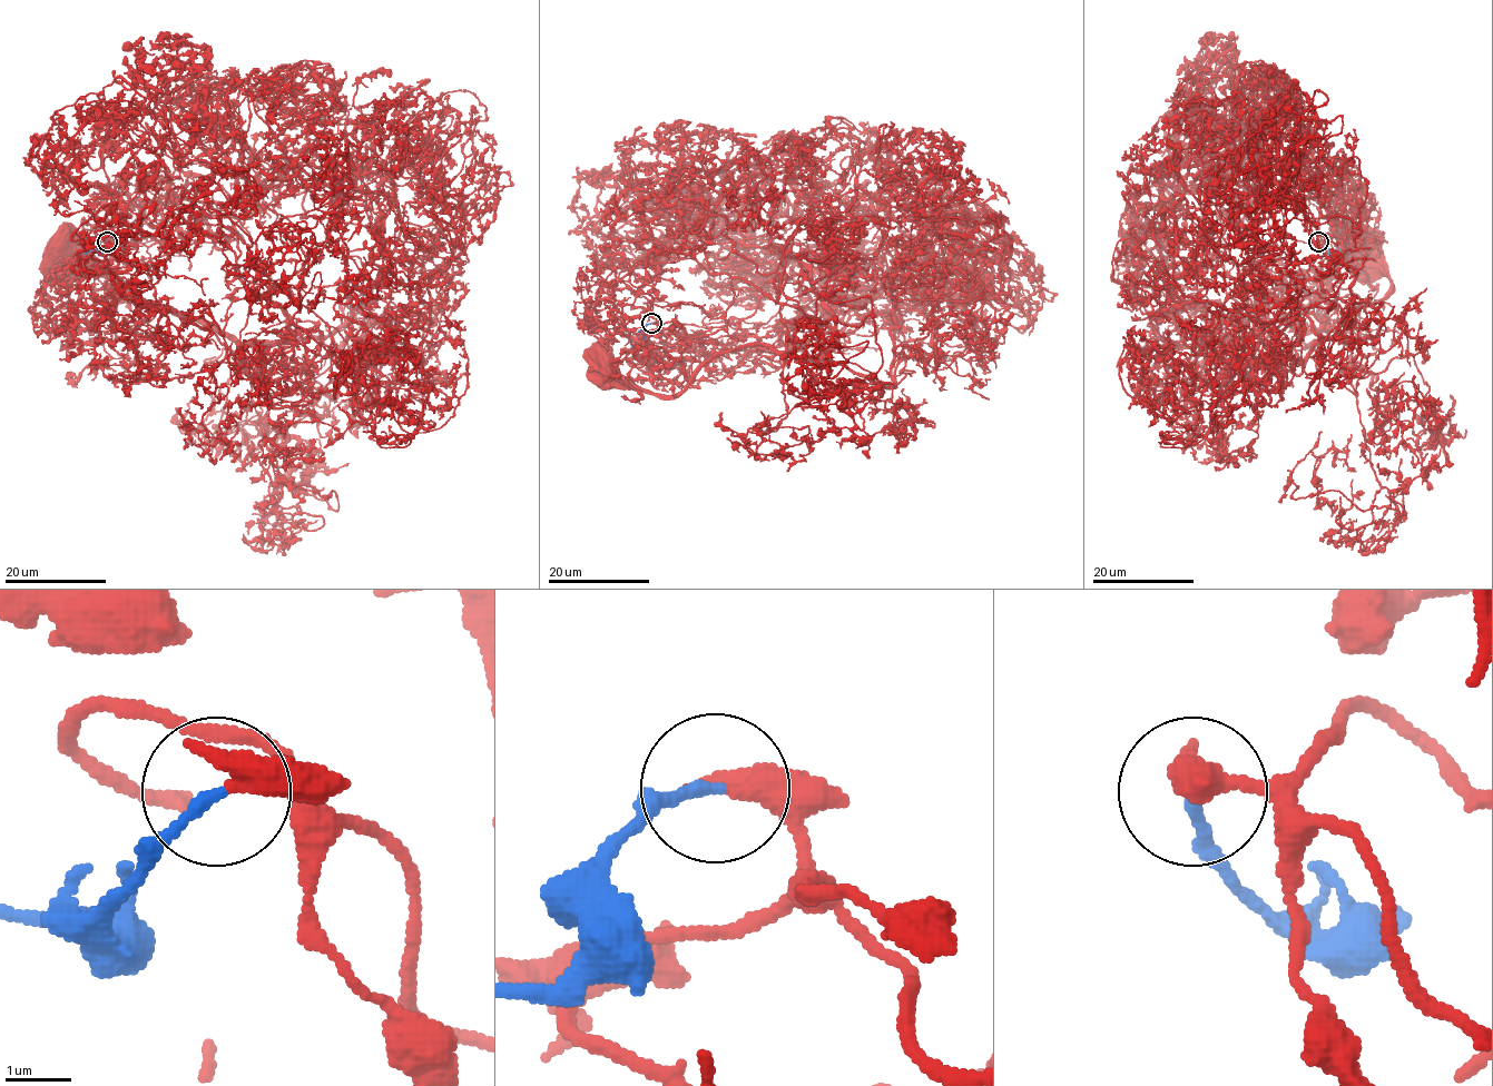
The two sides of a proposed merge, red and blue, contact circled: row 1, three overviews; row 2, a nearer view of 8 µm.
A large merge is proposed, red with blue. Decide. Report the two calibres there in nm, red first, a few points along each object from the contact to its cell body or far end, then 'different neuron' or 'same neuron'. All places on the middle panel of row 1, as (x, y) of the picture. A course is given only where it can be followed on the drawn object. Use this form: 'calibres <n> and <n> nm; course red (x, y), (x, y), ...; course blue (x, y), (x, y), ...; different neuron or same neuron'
calibres 480 and 170 nm; course red (651, 323), (673, 344), (747, 318), (793, 257), (835, 342), (812, 356), (716, 353), (673, 395), (605, 368); course blue (651, 323), (641, 331), (639, 338), (628, 342); same neuron

